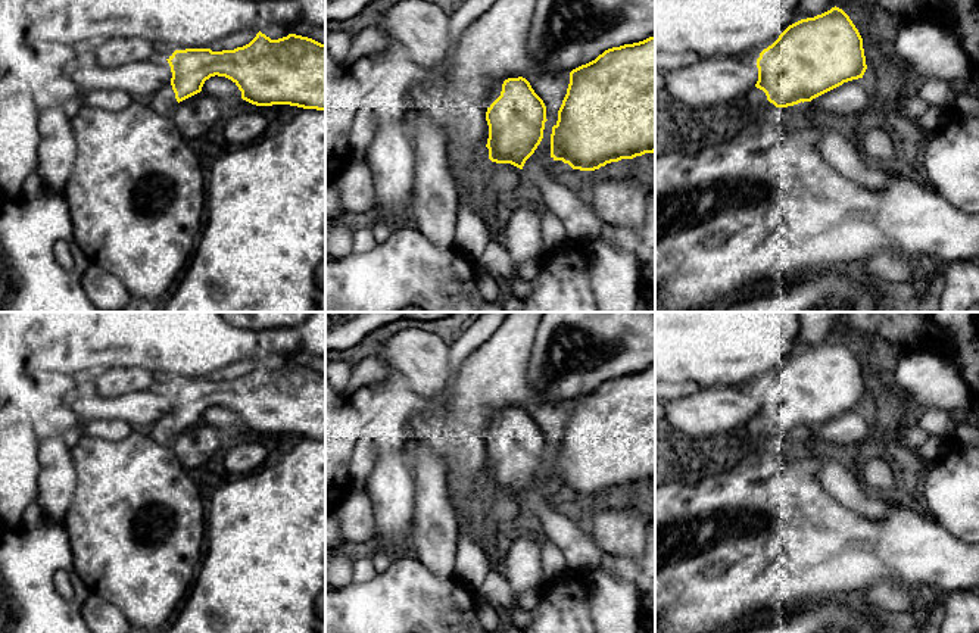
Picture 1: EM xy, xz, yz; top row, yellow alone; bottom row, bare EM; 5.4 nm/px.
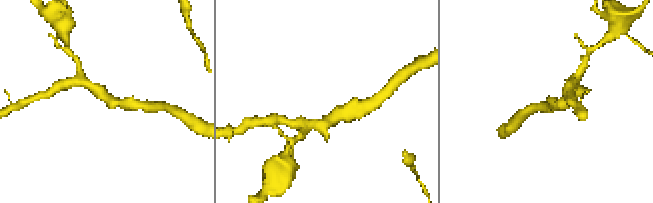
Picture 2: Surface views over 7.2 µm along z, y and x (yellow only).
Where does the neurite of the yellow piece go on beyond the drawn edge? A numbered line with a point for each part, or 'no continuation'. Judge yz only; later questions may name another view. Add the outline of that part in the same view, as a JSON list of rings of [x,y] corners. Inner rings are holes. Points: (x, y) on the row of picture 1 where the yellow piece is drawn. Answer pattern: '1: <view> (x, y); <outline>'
1: yz (755, 99); [[[754,87],[745,97],[745,103],[748,107],[754,110],[767,110],[770,107],[774,107],[773,103],[767,100],[767,96],[763,90]]]

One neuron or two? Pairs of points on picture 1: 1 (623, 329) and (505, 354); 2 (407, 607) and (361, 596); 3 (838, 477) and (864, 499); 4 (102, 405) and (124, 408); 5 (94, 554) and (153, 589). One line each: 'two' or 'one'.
1: two
2: one
3: one
4: one
5: one

